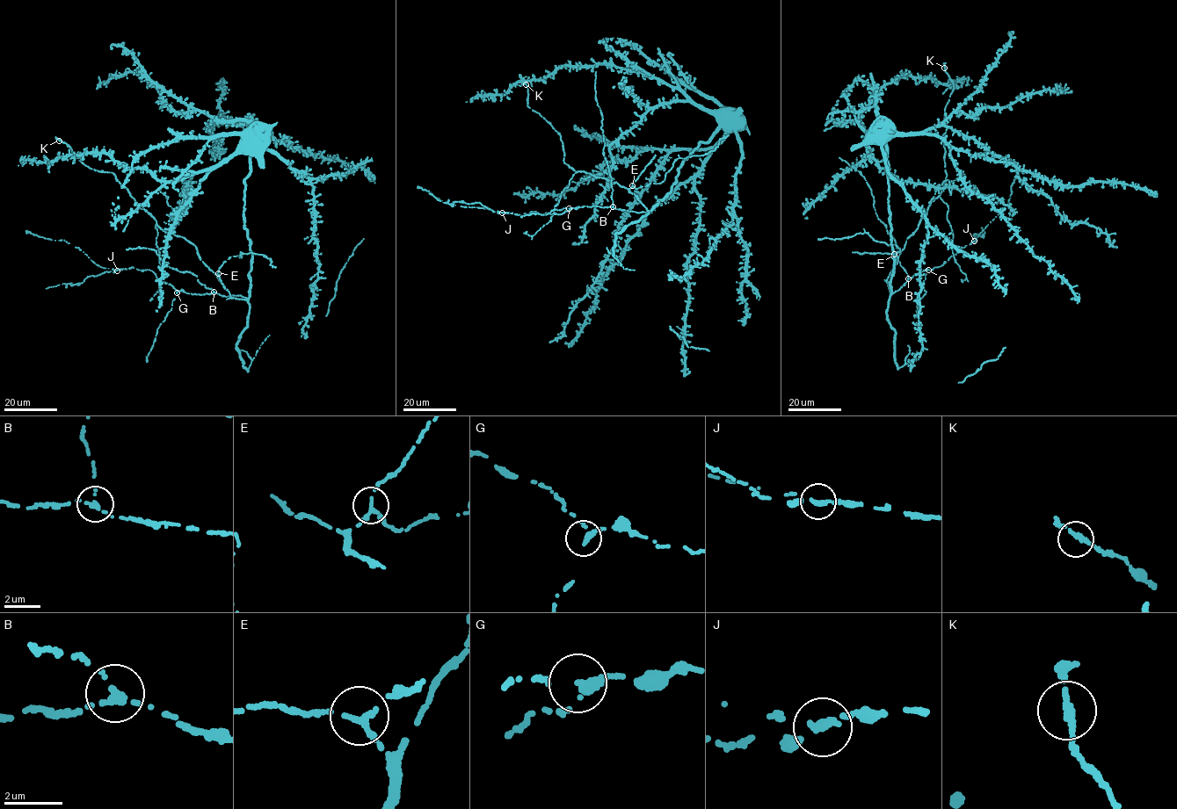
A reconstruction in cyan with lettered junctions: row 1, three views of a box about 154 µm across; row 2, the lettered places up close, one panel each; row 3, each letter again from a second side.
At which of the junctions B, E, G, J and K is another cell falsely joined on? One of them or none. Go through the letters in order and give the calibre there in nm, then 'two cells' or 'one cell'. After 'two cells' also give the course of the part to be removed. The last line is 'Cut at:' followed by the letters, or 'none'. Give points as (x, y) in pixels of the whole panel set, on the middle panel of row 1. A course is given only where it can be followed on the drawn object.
B: 240 nm thick; one cell
E: 220 nm thick; one cell
G: 280 nm thick; one cell
J: 240 nm thick; two cells; foreign part runs (502, 213), (492, 211), (480, 202), (444, 203), (429, 193)
K: 240 nm thick; one cell
Cut at: J

